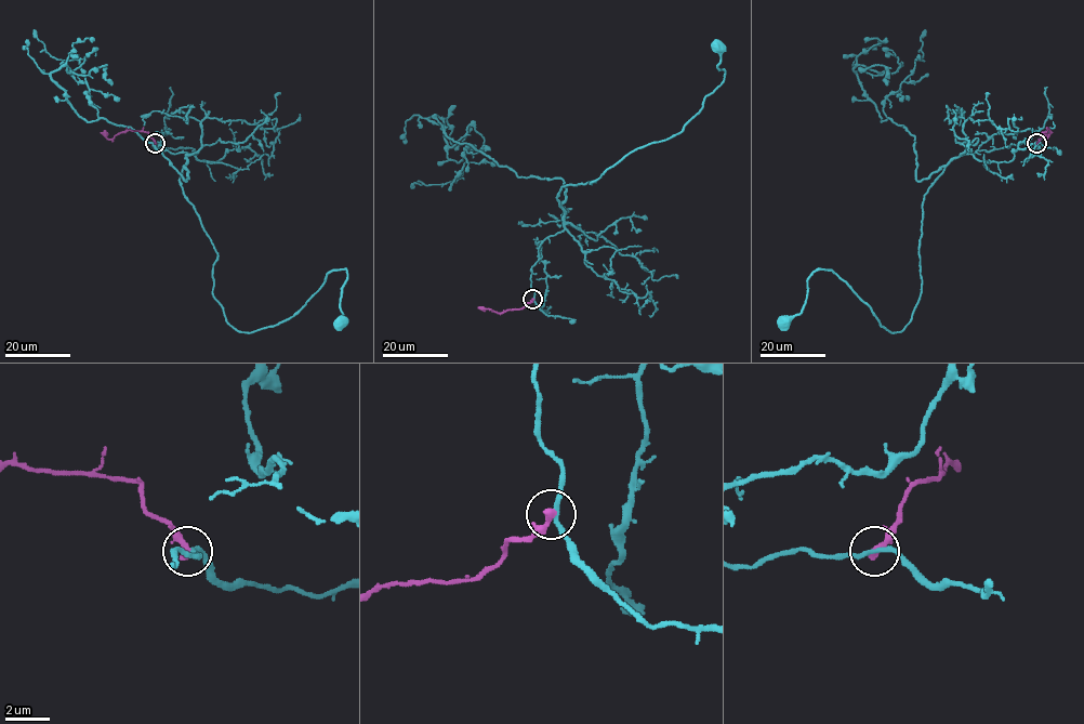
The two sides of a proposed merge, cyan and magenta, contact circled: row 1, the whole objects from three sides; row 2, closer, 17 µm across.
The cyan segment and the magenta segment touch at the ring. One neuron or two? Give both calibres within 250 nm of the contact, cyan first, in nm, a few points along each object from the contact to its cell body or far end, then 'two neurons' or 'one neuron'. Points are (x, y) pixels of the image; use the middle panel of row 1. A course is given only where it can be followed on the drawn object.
200/360 nm | cyan via (533, 299), (539, 246), (564, 226), (559, 189), (591, 184), (629, 154), (682, 130), (723, 79), (717, 45) | magenta via (532, 299), (521, 308), (501, 313), (477, 307) | two neurons

